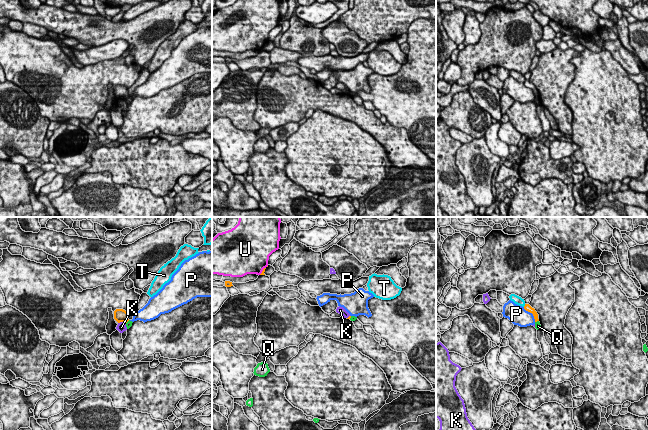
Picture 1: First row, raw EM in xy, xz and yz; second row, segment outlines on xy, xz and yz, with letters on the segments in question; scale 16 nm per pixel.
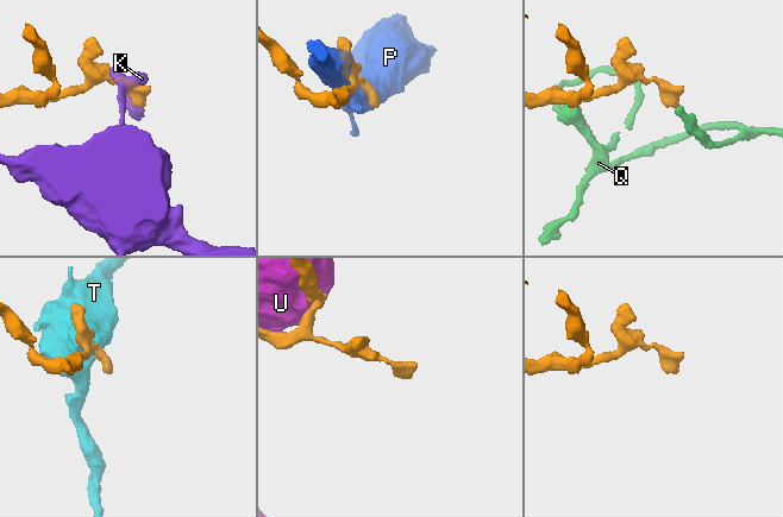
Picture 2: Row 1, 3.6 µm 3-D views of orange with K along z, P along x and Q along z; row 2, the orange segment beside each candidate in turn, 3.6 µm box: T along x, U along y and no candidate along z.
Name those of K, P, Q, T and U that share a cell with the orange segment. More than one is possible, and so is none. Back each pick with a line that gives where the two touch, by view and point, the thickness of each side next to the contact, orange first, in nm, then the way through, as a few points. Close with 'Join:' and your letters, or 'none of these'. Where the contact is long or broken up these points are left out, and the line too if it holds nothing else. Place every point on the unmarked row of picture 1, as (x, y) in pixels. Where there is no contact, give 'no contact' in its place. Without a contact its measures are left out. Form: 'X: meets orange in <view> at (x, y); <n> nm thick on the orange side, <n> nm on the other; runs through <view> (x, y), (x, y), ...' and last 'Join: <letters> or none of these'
Join: none of these

